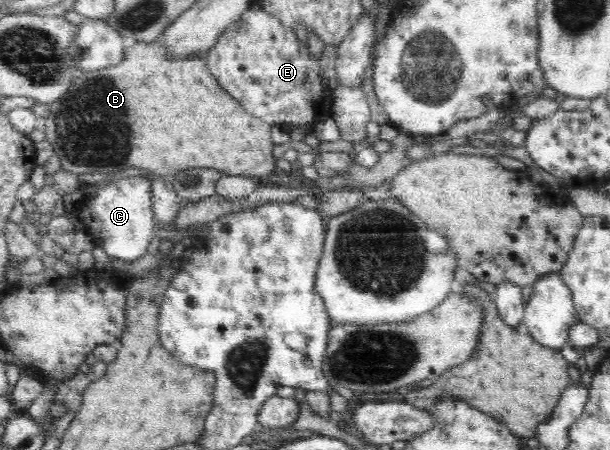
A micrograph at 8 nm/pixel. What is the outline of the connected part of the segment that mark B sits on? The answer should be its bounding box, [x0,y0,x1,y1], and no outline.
[44,41,277,178]

